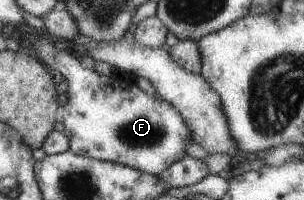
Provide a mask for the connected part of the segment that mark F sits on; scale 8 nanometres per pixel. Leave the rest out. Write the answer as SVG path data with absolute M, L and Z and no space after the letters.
M38 37L35 39L35 49L37 49L37 58L44 63L51 71L61 73L63 79L67 81L67 100L63 112L63 131L69 141L68 149L81 157L87 157L94 160L119 163L141 173L159 175L163 169L167 169L174 161L185 155L185 145L192 141L191 133L187 125L183 123L183 118L166 101L147 95L141 89L137 88L134 79L131 76L123 77L121 72L119 76L110 73L110 75L101 77L94 71L82 67L77 57L67 53L65 49L57 50L55 43Z

